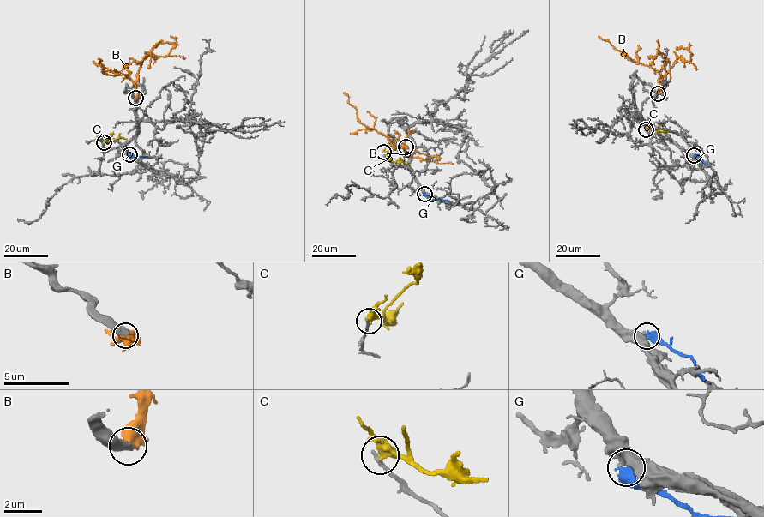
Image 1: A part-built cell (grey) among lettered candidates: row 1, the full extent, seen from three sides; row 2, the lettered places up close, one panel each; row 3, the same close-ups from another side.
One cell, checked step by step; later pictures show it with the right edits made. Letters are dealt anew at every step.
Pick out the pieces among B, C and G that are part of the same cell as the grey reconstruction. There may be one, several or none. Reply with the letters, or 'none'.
none

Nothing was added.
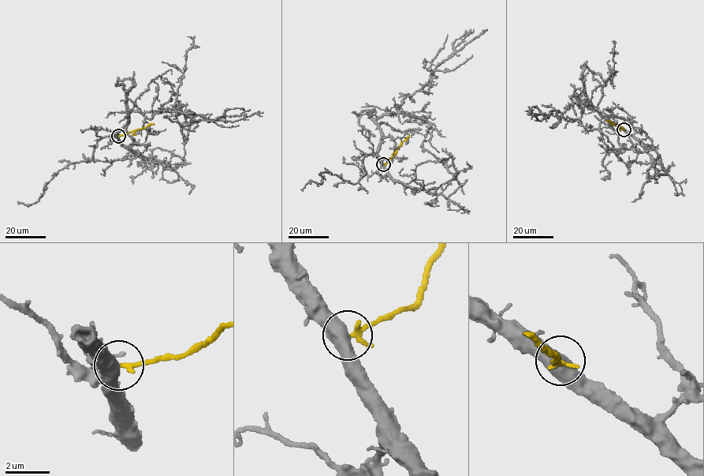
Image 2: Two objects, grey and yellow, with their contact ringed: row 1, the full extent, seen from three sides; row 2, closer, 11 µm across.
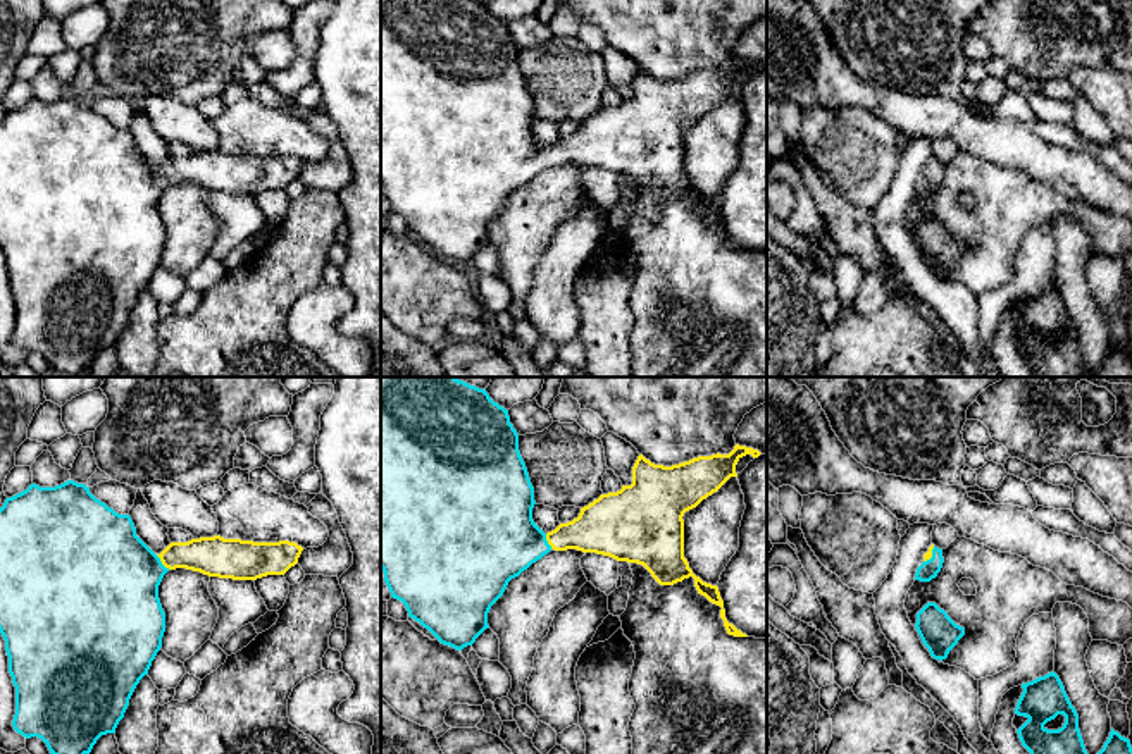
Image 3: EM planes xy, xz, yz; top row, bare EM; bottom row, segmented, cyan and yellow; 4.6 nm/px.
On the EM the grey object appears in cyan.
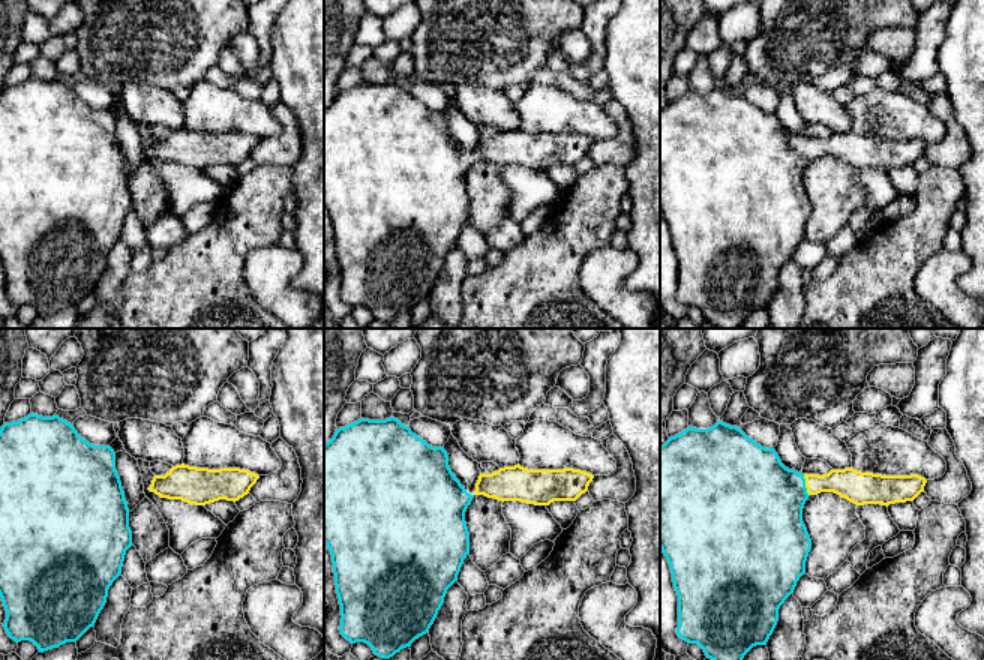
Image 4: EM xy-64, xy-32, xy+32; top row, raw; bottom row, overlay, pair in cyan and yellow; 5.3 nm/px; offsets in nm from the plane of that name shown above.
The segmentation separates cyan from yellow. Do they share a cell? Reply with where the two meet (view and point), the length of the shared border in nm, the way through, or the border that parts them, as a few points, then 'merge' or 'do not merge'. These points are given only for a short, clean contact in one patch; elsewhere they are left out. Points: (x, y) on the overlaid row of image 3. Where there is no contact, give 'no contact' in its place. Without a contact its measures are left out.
xy (161, 563) | 100 nm | across xy (109, 577), (123, 577), (161, 563), (173, 556), (212, 556) | merge

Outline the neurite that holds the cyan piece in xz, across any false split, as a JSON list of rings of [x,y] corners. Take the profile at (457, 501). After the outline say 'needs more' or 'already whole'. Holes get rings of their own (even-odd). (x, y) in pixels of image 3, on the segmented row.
[[[381,377],[381,570],[384,572],[384,582],[391,592],[391,597],[405,604],[410,618],[427,628],[441,644],[462,651],[463,647],[472,646],[476,639],[486,628],[489,628],[488,613],[491,606],[503,596],[512,578],[519,577],[524,570],[527,570],[532,563],[541,559],[551,549],[577,549],[582,553],[610,556],[617,561],[643,565],[660,585],[674,585],[677,582],[682,582],[684,578],[693,577],[698,594],[705,596],[710,603],[722,608],[720,618],[724,620],[727,633],[734,637],[748,637],[727,621],[718,587],[703,582],[689,568],[689,563],[684,558],[682,520],[686,511],[696,508],[703,499],[717,492],[731,477],[737,477],[736,465],[746,454],[758,458],[762,453],[758,449],[736,444],[729,454],[717,453],[712,456],[698,456],[672,467],[655,465],[643,454],[639,454],[632,467],[631,485],[622,485],[622,489],[617,492],[601,494],[598,499],[581,508],[577,518],[567,523],[560,523],[555,530],[544,534],[532,520],[532,508],[536,504],[534,487],[531,484],[526,463],[520,456],[519,434],[510,423],[508,410],[494,403],[486,389],[470,386],[463,380],[458,380],[457,377]]]; needs more

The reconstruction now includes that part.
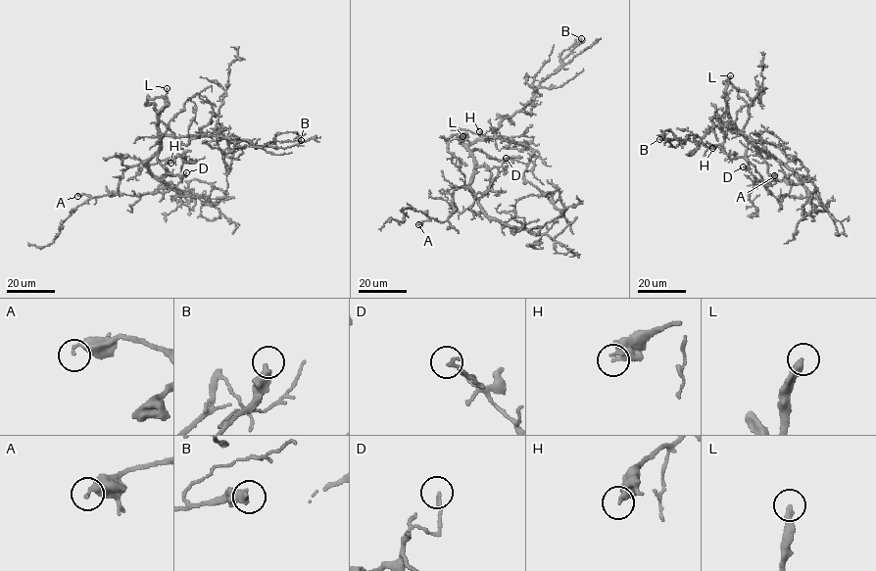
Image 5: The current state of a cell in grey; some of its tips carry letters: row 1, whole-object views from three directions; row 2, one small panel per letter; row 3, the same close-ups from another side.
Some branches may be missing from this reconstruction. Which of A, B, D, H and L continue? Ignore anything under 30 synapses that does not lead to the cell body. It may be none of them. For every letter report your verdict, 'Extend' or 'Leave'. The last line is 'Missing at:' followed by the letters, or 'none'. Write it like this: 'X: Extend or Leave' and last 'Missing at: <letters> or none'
A: Leave
B: Leave
D: Leave
H: Leave
L: Extend
Missing at: L

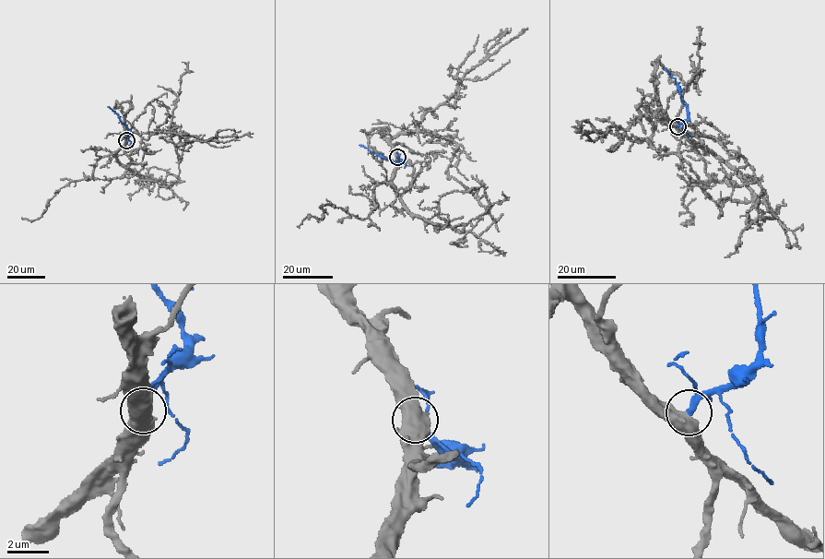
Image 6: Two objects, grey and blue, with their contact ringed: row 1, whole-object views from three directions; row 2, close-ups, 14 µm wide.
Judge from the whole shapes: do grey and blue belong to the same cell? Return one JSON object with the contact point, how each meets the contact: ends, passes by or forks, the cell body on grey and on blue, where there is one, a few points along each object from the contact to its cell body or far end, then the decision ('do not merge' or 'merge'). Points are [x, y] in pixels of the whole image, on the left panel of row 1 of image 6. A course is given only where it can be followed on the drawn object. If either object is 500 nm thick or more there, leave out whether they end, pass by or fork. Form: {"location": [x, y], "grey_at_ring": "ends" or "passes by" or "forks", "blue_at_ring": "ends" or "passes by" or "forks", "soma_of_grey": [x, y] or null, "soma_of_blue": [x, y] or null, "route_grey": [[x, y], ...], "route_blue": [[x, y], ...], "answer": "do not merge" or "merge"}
{"location": [126, 140], "grey_at_ring": "forks", "blue_at_ring": "ends", "soma_of_grey": null, "soma_of_blue": null, "route_grey": [[126, 140], [126, 132], [173, 132], [171, 136], [161, 136], [175, 147], [179, 160], [178, 179]], "route_blue": [[126, 140], [130, 131], [107, 106]], "answer": "merge"}

